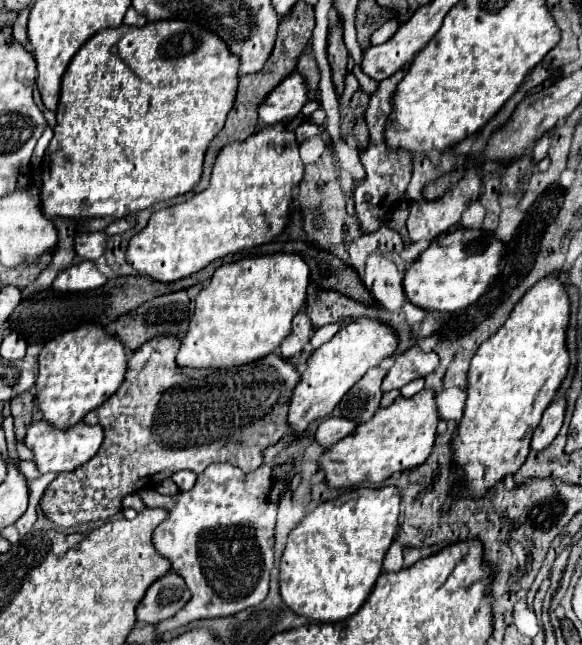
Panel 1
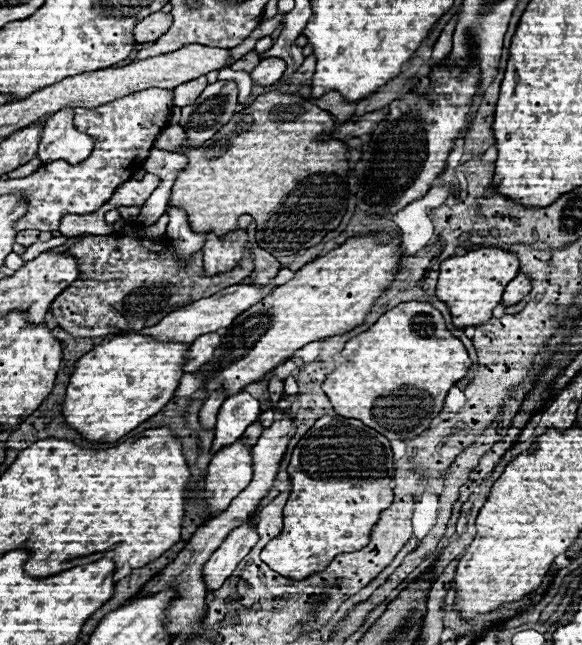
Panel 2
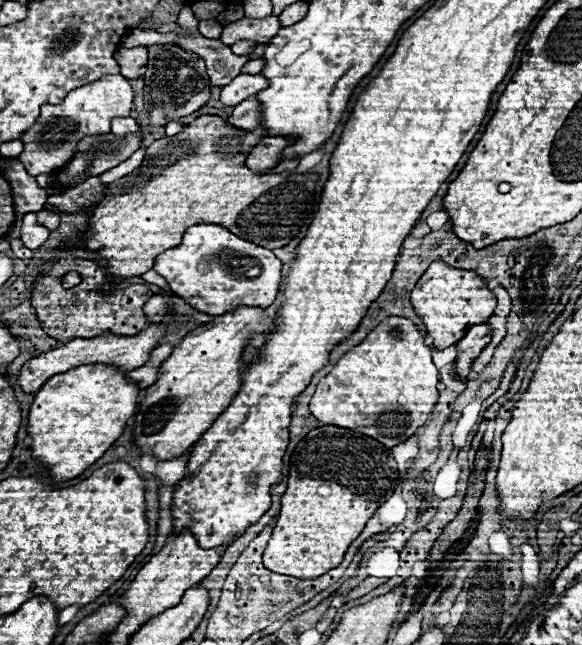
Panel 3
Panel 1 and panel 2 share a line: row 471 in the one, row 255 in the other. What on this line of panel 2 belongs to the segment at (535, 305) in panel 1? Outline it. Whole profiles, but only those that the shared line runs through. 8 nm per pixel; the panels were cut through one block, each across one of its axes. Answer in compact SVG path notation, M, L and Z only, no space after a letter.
M478 248L466 252L464 256L450 256L440 264L436 296L450 308L452 322L456 328L480 326L484 324L484 320L492 318L494 308L502 302L502 294L508 282L516 278L518 270L518 256L514 252L504 252L500 248Z

